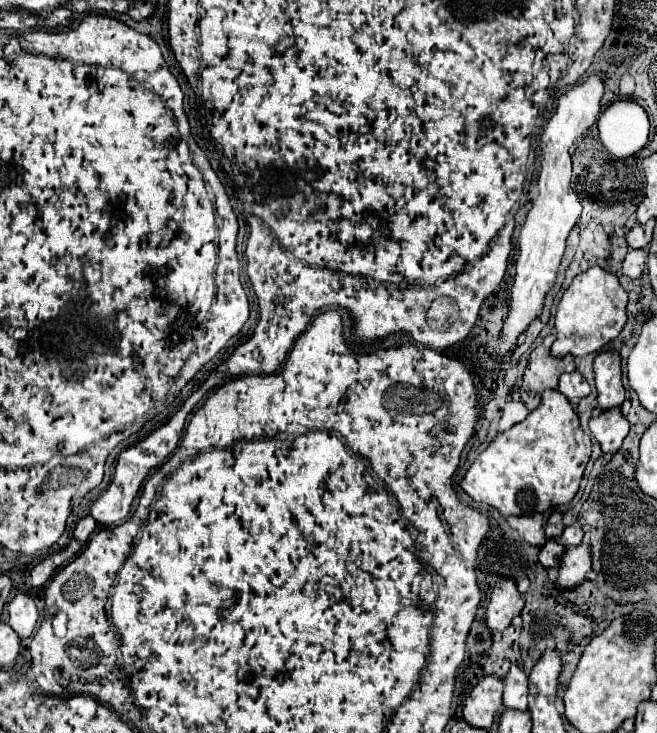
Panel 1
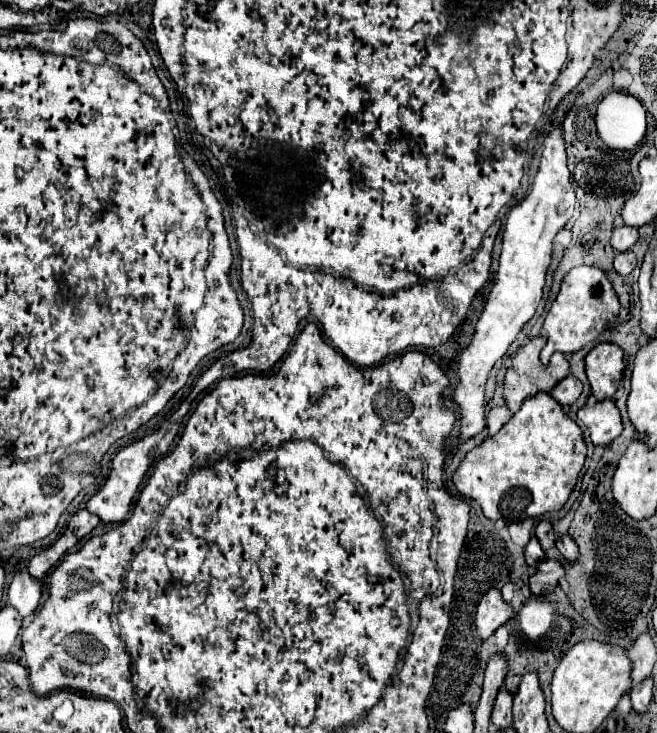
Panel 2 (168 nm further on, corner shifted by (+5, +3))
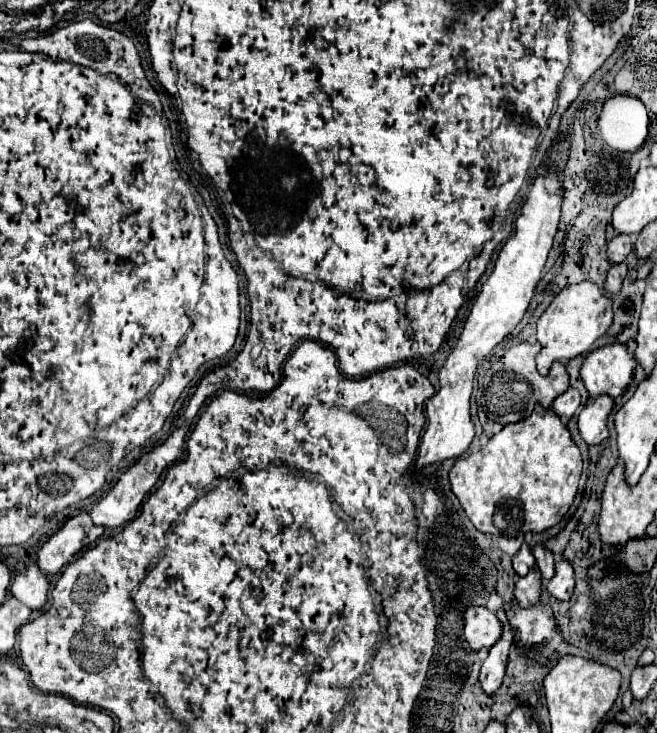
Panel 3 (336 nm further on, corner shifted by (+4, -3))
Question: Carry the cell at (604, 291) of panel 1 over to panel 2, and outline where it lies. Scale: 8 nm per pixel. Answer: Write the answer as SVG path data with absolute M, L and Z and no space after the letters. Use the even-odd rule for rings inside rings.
M594 266L572 268L564 276L562 288L560 288L556 300L552 302L550 312L544 320L544 330L546 330L548 342L540 354L542 364L548 364L548 360L554 352L572 354L572 352L582 350L586 344L596 340L598 334L602 334L618 318L618 312L620 312L618 294L614 292L612 284L608 282L606 274L600 268L594 268Z

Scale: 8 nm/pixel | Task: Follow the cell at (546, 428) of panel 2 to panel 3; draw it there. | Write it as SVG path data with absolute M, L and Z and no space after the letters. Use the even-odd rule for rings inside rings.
M535 406L529 418L503 426L503 430L495 434L479 452L459 458L449 470L451 492L457 496L471 524L483 534L507 538L515 538L525 532L543 532L559 524L575 500L579 476L581 476L579 448L571 440L571 434L561 424L559 416L553 410L541 406Z

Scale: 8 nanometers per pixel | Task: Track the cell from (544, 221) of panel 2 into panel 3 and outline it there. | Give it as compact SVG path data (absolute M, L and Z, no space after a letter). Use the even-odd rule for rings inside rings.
M547 174L533 182L523 212L515 222L515 232L501 248L491 276L481 286L471 306L471 312L465 320L457 344L453 346L443 368L439 370L439 390L425 402L427 430L417 450L415 468L425 468L447 458L457 458L469 448L475 436L475 428L469 414L469 398L473 392L473 376L477 364L521 322L523 314L527 312L529 302L535 294L535 286L541 278L541 270L547 262L547 254L553 246L553 236L557 232L561 216L561 204L563 186L559 184L555 174Z

